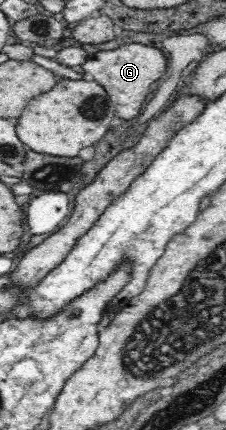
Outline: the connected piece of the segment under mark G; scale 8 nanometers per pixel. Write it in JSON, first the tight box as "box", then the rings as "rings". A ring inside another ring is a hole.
{"box":[82,43,167,120],"rings":[[[141,43],[120,45],[112,50],[100,50],[86,59],[82,68],[91,81],[96,82],[108,92],[109,100],[115,106],[115,116],[121,120],[136,119],[148,94],[160,84],[167,68],[167,55],[155,47]]]}

